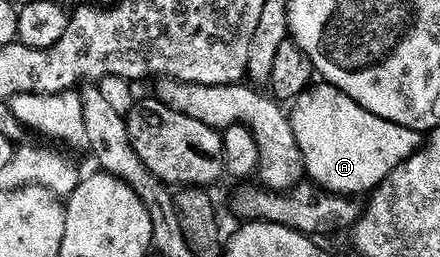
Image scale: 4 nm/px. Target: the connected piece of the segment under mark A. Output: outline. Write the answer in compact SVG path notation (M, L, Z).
M325 82L307 88L297 100L293 101L288 115L296 140L303 152L305 175L322 191L335 192L337 196L358 198L363 195L361 192L373 193L378 185L383 184L393 174L396 166L400 166L409 156L414 155L424 143L423 133L414 132L413 129L405 128L396 122L388 122L364 110L364 106L352 102L348 94Z

